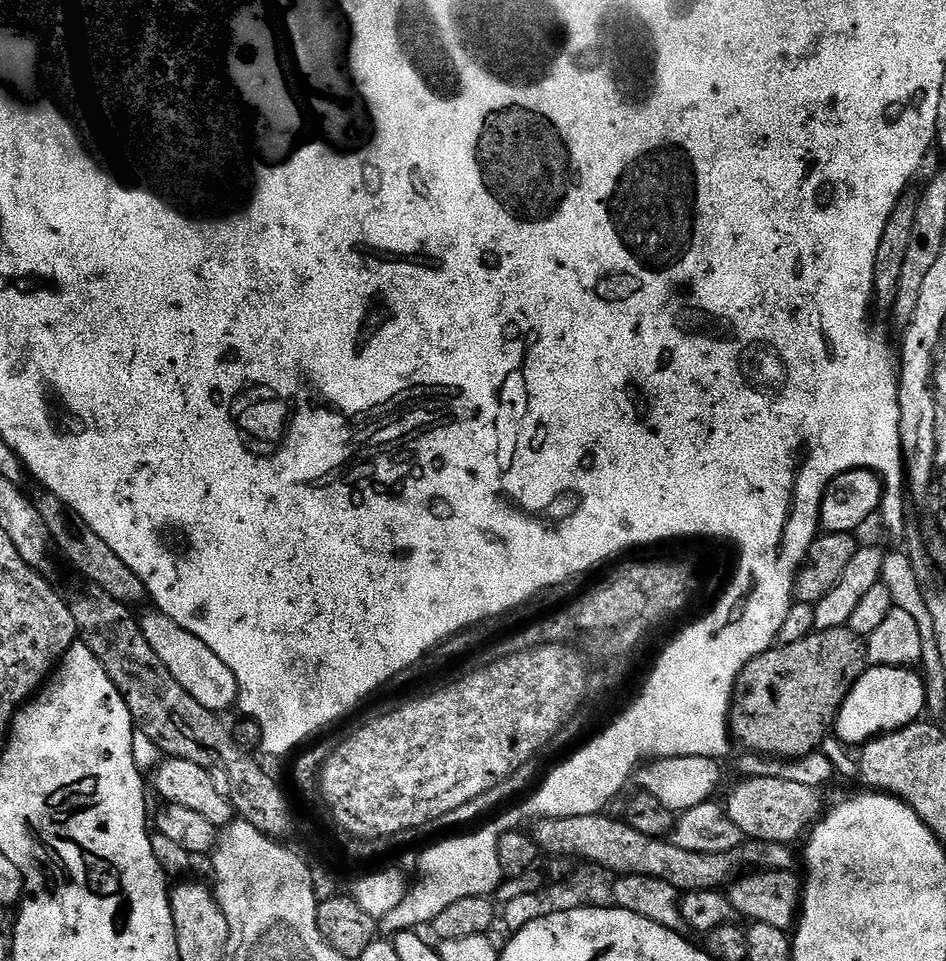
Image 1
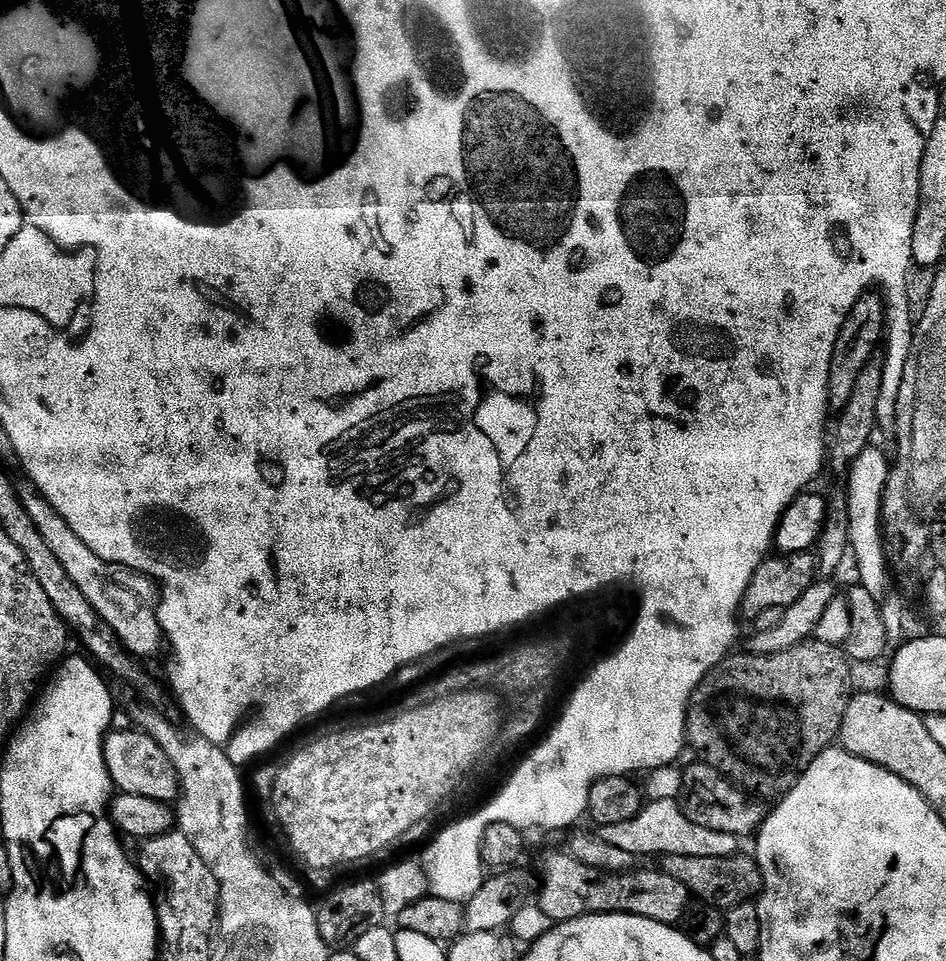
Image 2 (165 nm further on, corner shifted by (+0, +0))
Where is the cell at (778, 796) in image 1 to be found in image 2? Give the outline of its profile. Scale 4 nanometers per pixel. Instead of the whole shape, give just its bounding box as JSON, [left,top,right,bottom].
[682,763,765,838]

